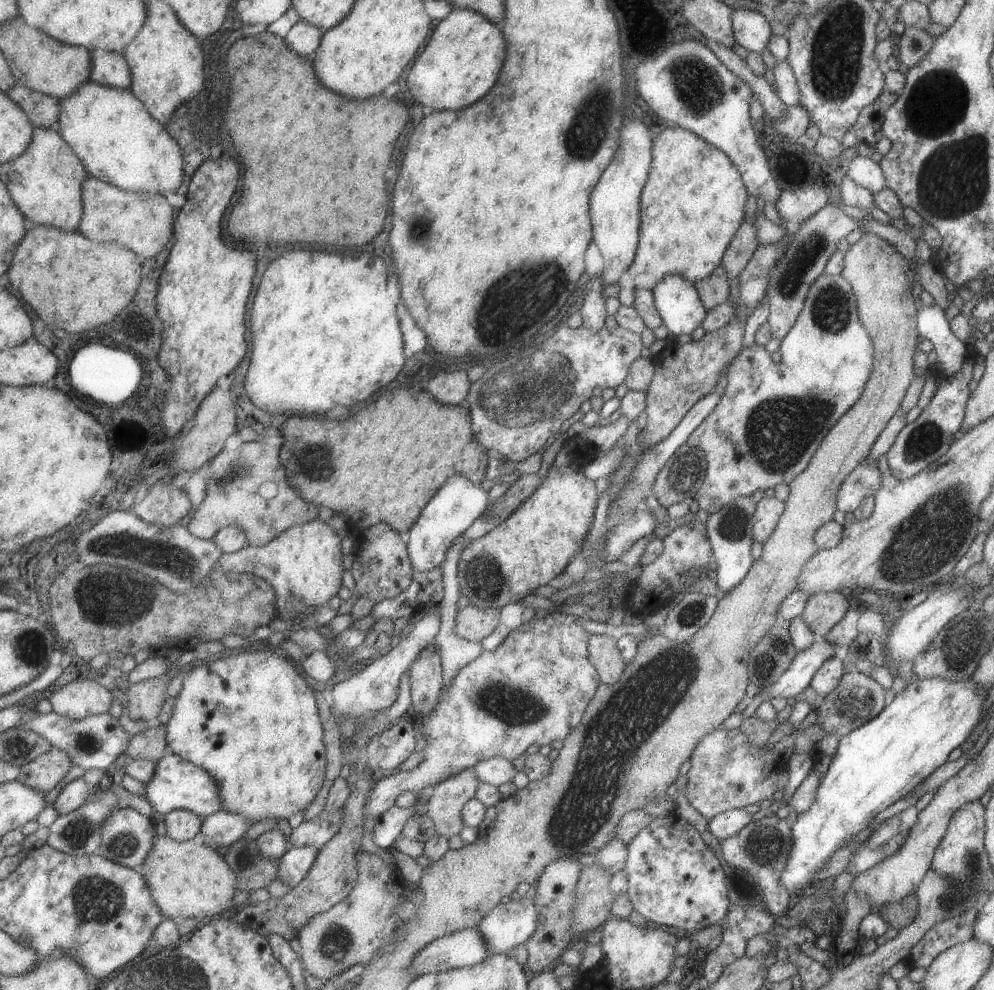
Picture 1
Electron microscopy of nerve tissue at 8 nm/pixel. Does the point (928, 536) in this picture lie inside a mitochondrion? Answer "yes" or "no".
yes

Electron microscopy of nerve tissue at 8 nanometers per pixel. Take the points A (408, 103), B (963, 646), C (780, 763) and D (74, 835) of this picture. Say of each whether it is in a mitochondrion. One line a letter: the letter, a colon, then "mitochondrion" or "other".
A: other
B: mitochondrion
C: other
D: mitochondrion

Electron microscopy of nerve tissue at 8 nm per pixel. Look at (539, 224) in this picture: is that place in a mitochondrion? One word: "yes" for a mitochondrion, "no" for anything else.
no

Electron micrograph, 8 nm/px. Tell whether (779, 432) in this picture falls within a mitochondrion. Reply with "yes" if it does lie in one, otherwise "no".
yes

